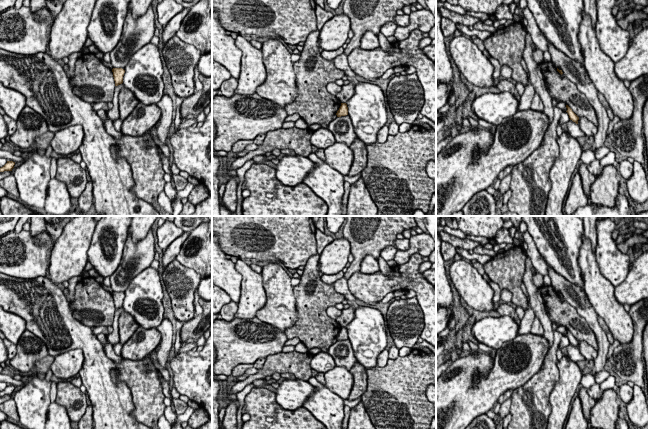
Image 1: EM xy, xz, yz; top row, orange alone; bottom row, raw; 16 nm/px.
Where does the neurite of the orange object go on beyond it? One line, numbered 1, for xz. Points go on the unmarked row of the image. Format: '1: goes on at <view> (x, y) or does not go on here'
1: does not go on here

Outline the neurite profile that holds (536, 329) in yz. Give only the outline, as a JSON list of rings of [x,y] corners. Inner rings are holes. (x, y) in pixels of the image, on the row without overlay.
[[[536,316],[534,318],[534,322],[532,323],[530,333],[532,333],[534,335],[539,335],[539,336],[543,336],[543,334],[544,334],[544,329],[542,327],[542,324]]]

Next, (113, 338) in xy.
[[[123,307],[118,310],[115,310],[114,320],[113,320],[113,324],[112,324],[113,331],[107,335],[107,340],[112,346],[114,346],[115,344],[117,344],[119,342],[119,323],[118,323],[118,320],[119,320],[120,314],[123,311],[124,311]]]

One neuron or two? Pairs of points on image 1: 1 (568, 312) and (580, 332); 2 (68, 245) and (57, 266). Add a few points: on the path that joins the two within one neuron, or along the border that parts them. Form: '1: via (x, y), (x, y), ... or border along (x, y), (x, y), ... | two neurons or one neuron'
1: via (568, 317), (578, 327) | one neuron
2: via (68, 250), (68, 255), (62, 261) | one neuron

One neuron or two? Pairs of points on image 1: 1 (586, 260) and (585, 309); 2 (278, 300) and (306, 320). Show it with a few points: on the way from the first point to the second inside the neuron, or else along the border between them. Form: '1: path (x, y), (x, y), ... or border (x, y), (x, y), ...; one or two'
1: border (583, 290), (596, 313); two
2: border (292, 291), (295, 297), (297, 320), (283, 331); two

